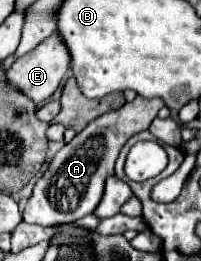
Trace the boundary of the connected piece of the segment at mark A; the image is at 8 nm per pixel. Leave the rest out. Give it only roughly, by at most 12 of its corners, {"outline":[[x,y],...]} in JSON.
{"outline":[[138,95],[88,123],[34,185],[24,221],[92,213],[132,135],[164,101]]}

